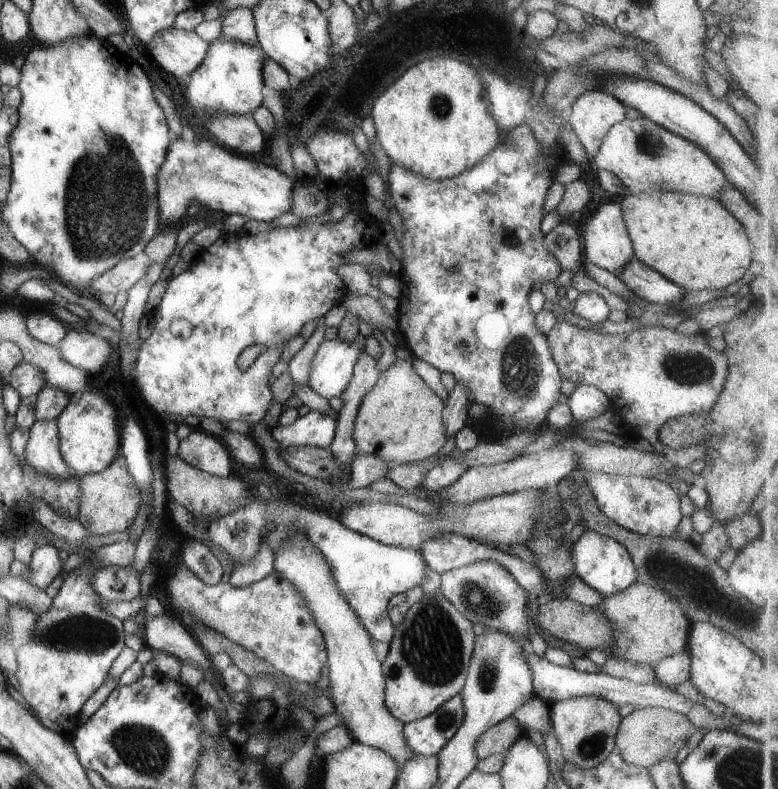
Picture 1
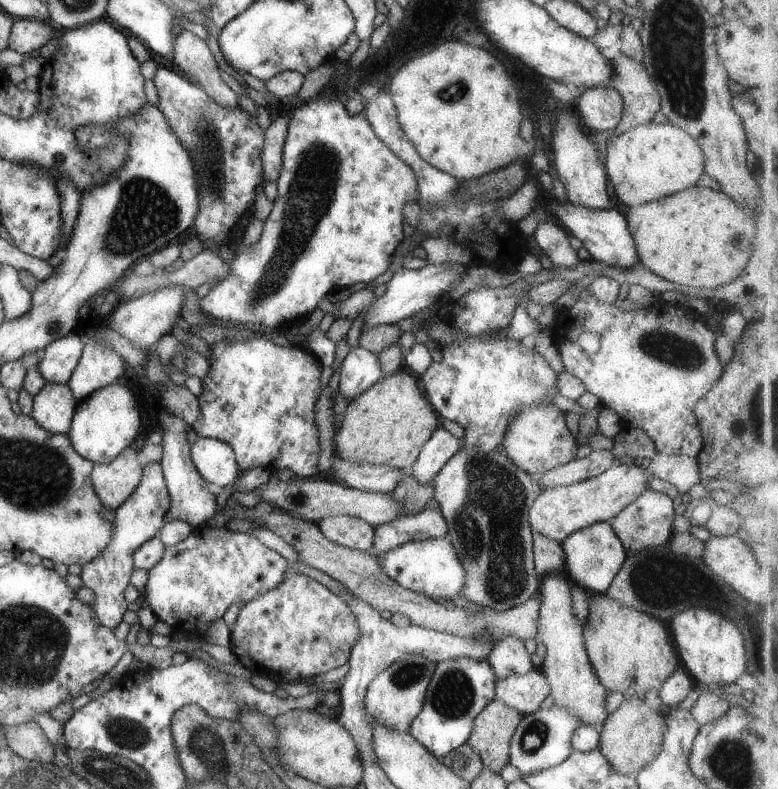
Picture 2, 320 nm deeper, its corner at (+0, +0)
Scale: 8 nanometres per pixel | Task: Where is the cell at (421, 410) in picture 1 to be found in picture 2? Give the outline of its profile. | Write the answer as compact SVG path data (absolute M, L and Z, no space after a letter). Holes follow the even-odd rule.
M405 371L385 375L370 388L353 398L344 408L333 436L336 456L362 465L388 465L411 474L412 465L424 443L439 427L440 417L419 387Z

